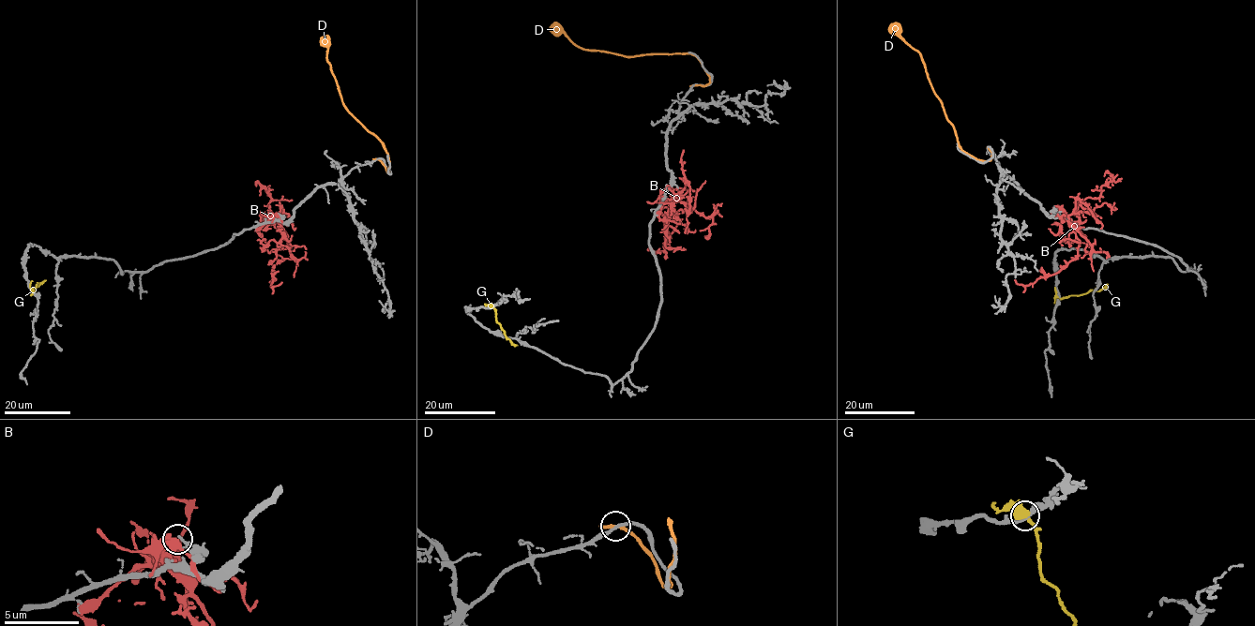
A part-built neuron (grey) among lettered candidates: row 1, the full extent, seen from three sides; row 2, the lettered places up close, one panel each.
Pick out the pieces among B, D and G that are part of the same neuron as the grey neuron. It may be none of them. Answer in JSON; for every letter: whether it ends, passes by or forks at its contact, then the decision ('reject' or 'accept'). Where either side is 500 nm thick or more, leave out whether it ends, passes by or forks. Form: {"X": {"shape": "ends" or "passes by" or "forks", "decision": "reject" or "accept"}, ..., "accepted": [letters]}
{"B": {"shape": "passes by", "decision": "reject"}, "D": {"shape": "ends", "decision": "reject"}, "G": {"shape": "forks", "decision": "reject"}, "accepted": []}

